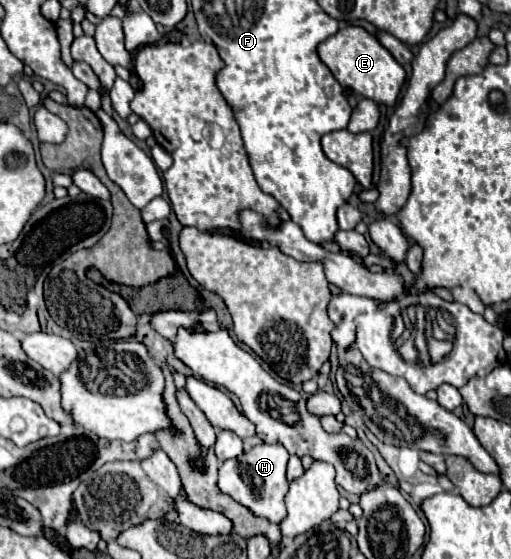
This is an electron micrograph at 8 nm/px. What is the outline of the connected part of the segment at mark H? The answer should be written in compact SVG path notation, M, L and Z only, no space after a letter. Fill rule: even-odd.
M262 442L250 450L244 450L240 456L232 460L224 460L224 464L218 468L218 488L222 494L230 496L244 508L252 510L256 516L268 518L270 522L278 524L286 516L286 506L284 506L284 494L288 488L286 462L288 462L288 452L282 444ZM238 488L242 488L240 498L238 498ZM250 488L254 490L250 492Z

